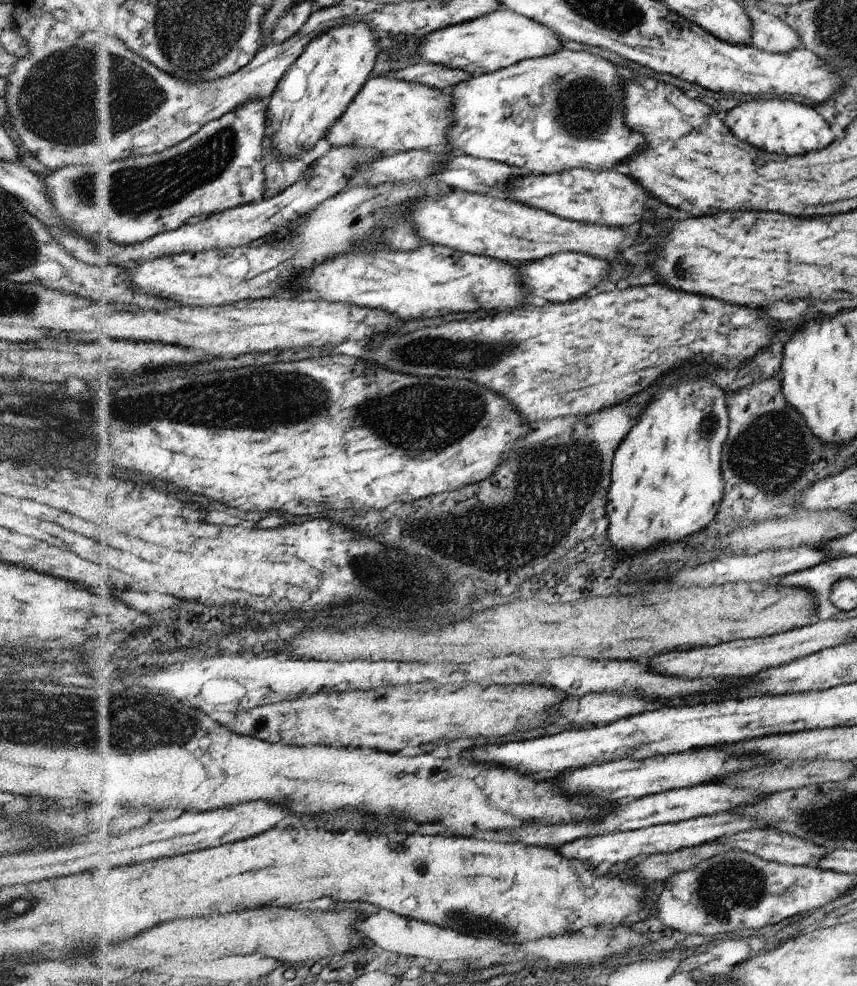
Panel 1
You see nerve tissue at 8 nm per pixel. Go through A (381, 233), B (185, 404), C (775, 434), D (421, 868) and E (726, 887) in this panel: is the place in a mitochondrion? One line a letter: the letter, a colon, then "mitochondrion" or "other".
A: mitochondrion
B: mitochondrion
C: mitochondrion
D: other
E: mitochondrion

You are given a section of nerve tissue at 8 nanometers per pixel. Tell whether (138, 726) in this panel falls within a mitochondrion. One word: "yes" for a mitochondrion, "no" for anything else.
yes

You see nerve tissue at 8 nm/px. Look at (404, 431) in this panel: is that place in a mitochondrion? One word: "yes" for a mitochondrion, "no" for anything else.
yes

